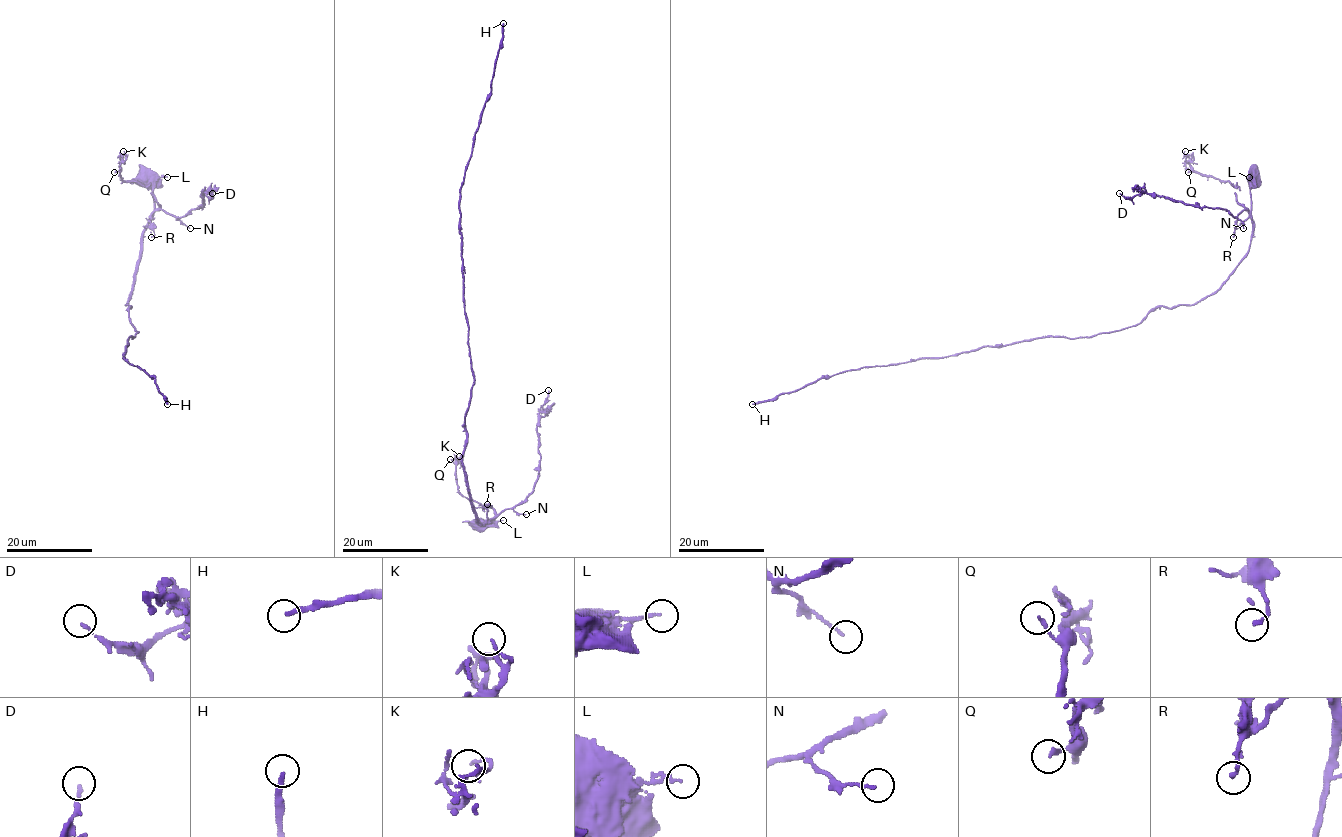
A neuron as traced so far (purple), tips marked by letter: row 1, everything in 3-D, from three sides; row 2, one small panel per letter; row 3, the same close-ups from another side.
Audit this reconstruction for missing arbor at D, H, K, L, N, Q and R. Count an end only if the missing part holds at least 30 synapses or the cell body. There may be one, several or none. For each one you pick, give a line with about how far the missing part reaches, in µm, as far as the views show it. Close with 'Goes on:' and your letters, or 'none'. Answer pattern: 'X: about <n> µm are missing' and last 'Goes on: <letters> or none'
H: about 160 µm are missing
Goes on: H

